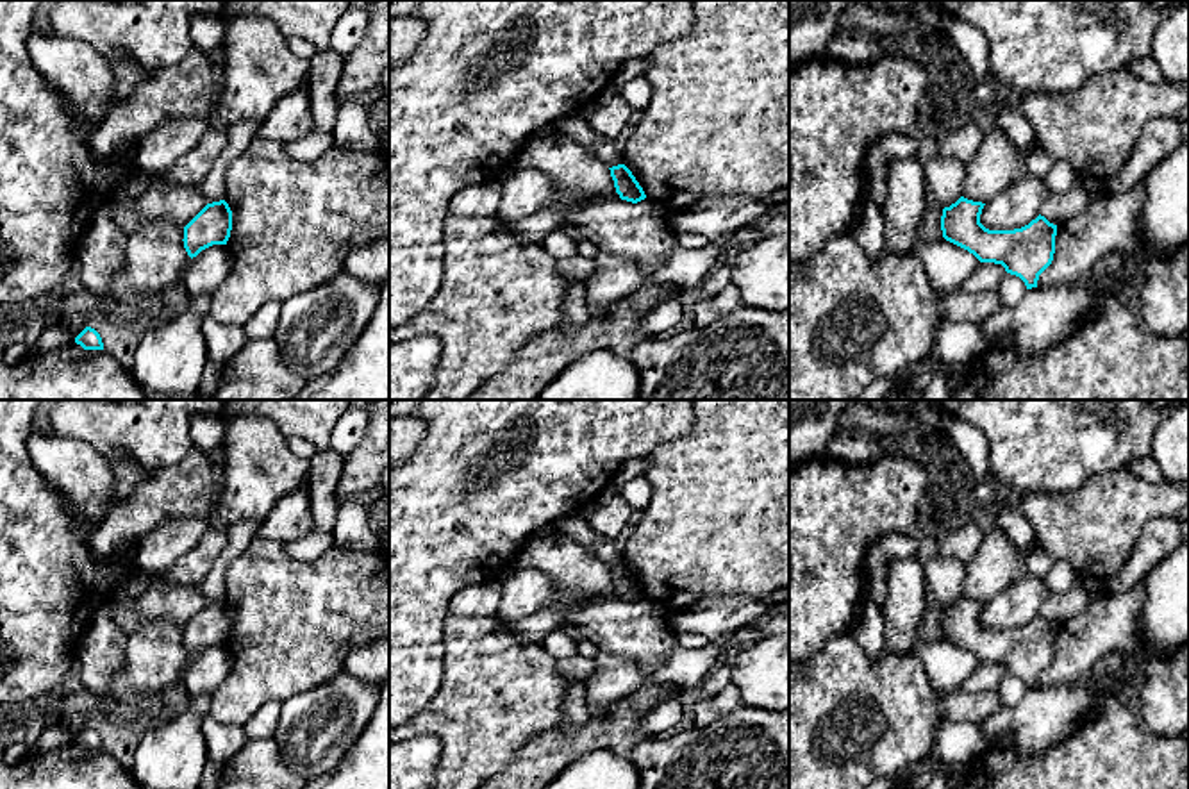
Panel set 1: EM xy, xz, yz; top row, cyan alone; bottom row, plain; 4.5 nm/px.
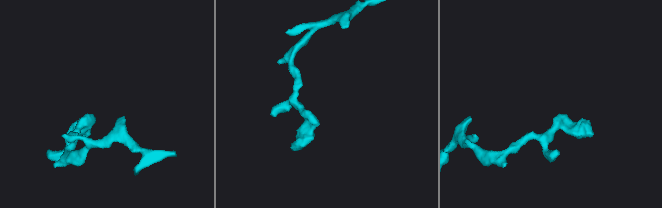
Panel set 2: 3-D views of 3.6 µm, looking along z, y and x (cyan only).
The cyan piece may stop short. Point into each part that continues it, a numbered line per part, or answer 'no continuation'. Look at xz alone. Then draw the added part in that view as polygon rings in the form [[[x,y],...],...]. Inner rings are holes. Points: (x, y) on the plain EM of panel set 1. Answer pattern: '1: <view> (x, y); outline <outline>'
no continuation

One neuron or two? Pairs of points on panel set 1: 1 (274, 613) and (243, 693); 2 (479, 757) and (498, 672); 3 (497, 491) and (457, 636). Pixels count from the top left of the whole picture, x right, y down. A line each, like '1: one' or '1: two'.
1: one
2: one
3: two

